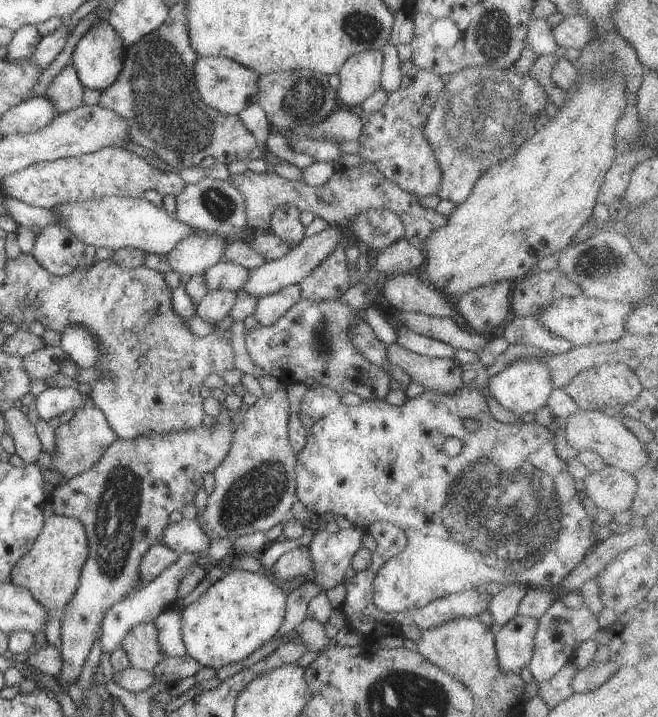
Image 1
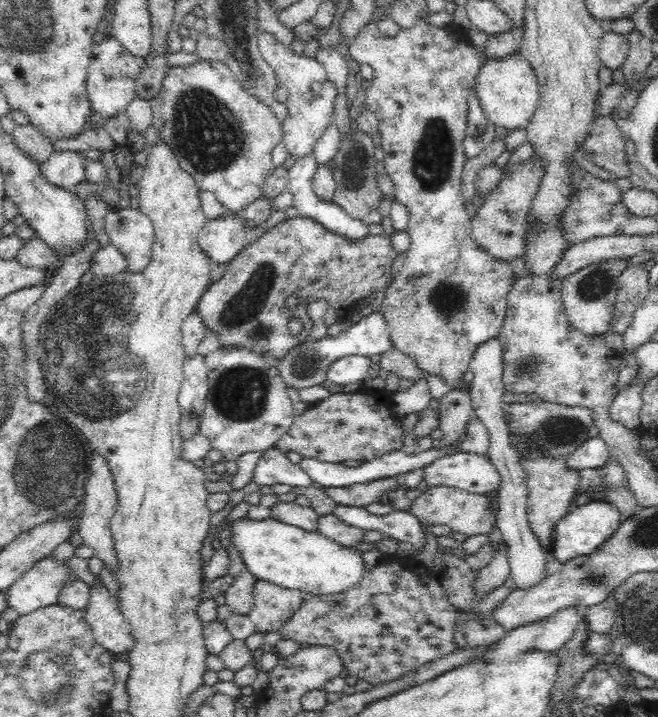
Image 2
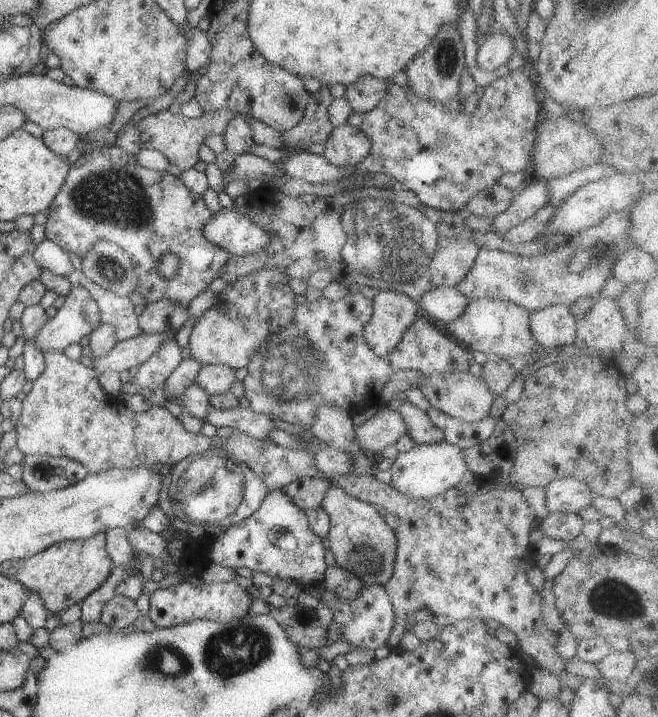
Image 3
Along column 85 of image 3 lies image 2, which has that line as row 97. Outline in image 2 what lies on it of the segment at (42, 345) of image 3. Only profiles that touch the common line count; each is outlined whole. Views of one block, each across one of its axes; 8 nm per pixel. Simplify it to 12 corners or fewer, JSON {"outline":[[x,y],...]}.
{"outline":[[258,26],[260,53],[288,89],[283,142],[294,160],[333,123],[336,87],[316,58]]}

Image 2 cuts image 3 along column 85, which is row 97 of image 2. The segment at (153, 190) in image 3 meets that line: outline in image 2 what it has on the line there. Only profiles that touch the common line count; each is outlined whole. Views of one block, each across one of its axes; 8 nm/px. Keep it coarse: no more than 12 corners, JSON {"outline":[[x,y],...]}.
{"outline":[[220,61],[170,67],[162,141],[230,212],[262,197],[283,140]]}

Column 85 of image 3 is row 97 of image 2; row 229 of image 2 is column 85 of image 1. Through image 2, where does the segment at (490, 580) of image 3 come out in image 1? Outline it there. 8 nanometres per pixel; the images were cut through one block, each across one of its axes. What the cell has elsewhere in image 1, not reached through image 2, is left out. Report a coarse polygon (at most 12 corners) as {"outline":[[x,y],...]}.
{"outline":[[91,404],[55,429],[64,481],[92,468],[117,437]]}

